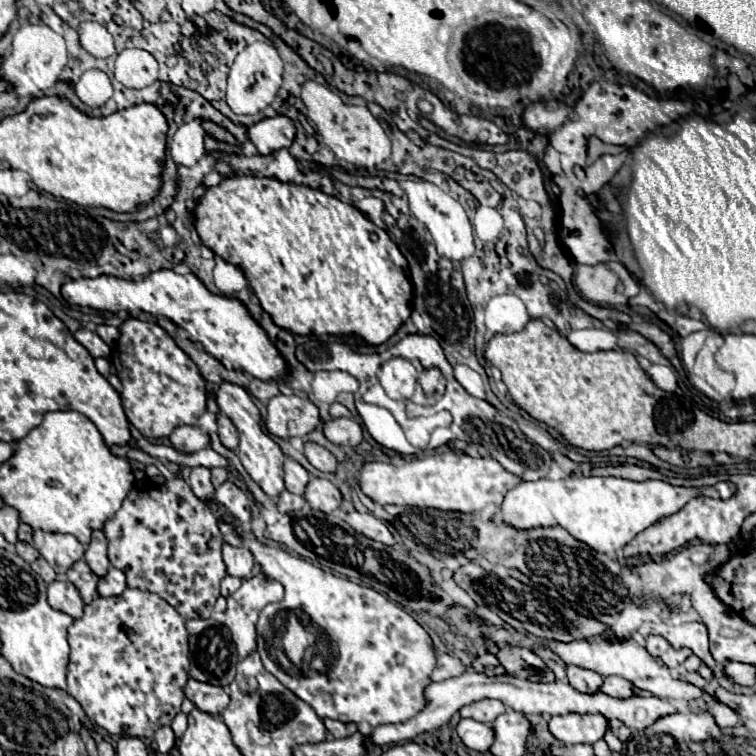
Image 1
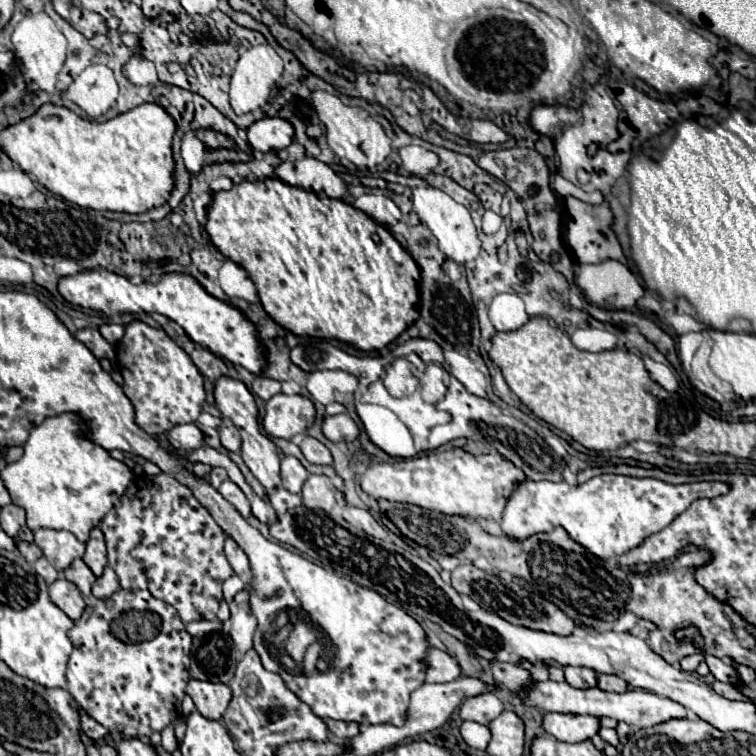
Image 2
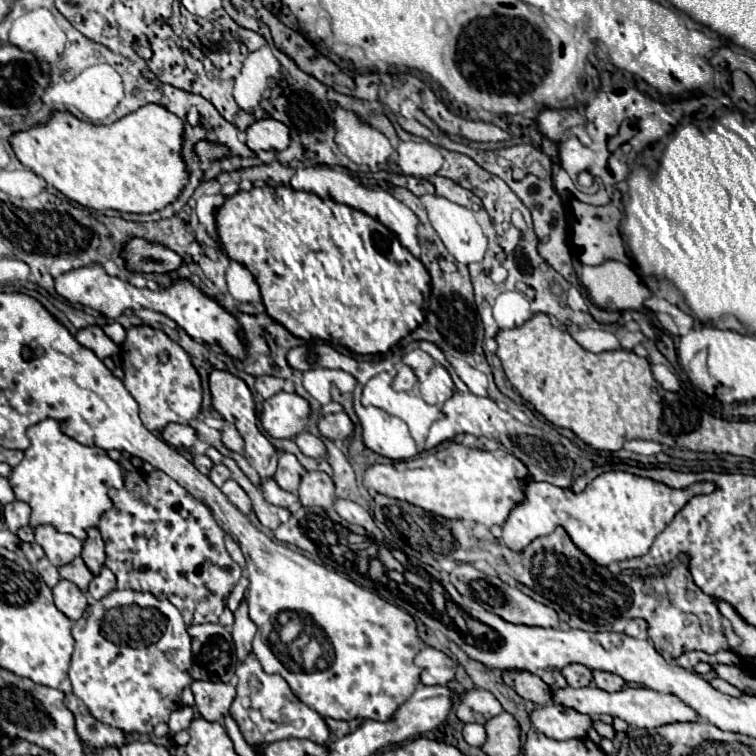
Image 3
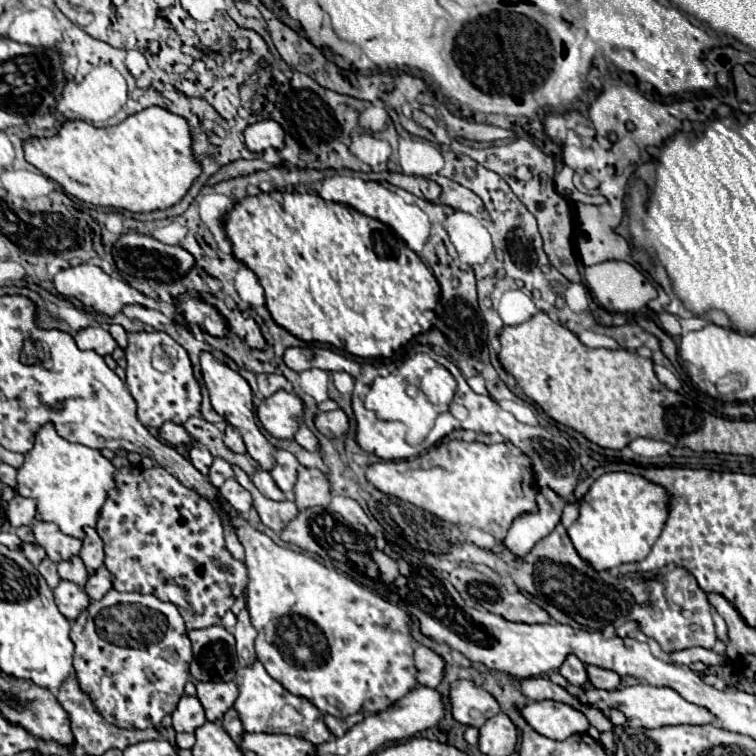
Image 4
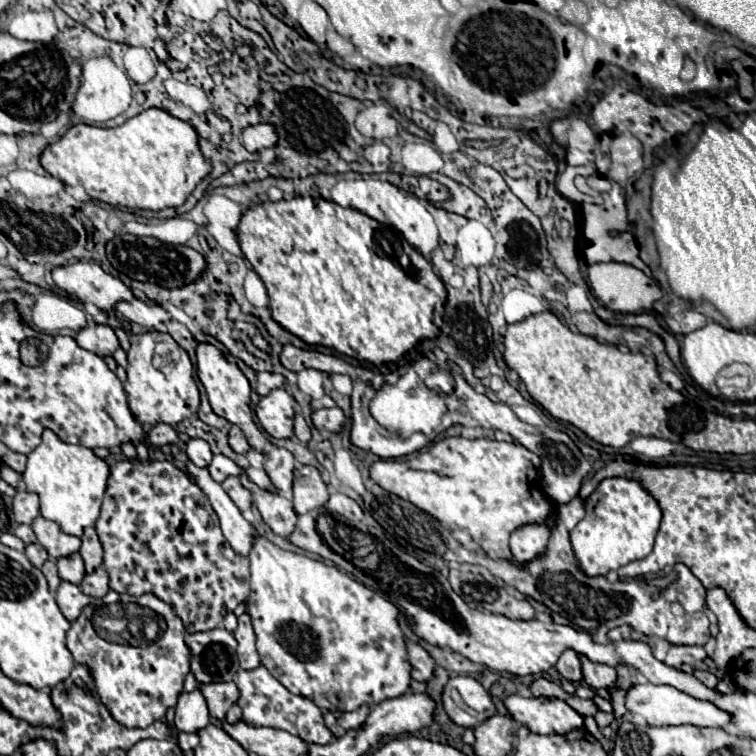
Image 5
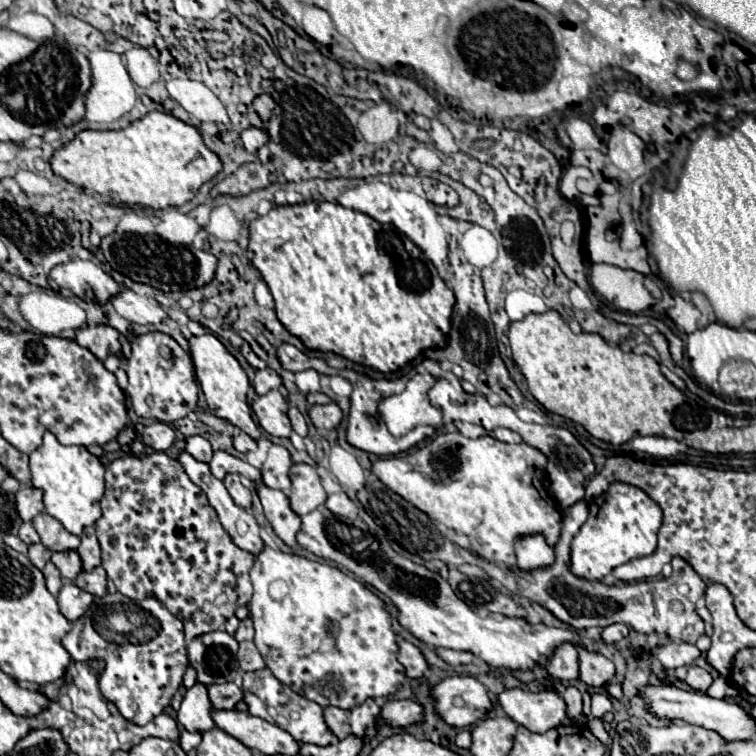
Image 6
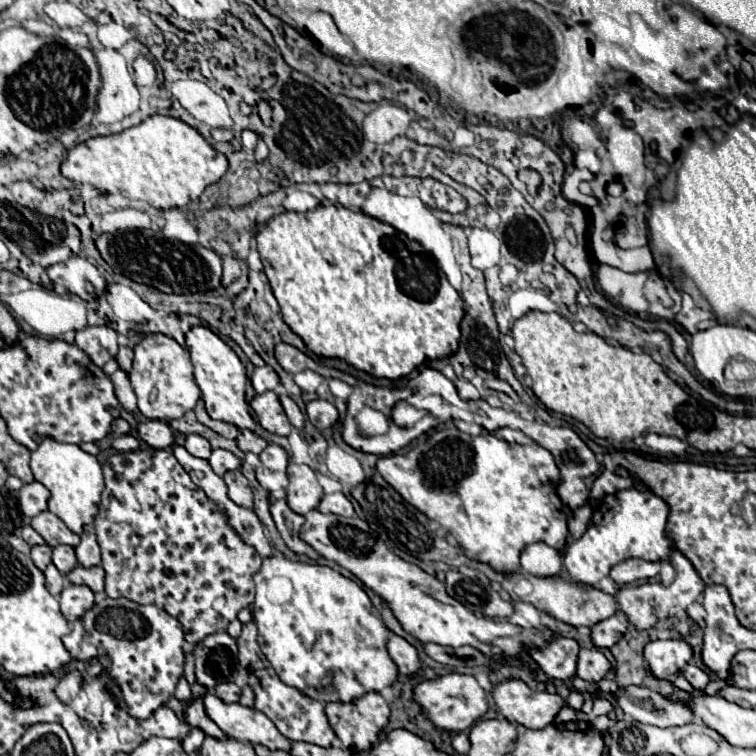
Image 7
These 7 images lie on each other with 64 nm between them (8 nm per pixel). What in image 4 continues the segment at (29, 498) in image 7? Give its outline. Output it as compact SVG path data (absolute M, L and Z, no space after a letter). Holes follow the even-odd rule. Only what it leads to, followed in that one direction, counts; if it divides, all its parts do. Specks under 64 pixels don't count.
M16 494L8 504L8 520L14 528L18 526L30 526L36 518L36 500L28 500L20 494Z

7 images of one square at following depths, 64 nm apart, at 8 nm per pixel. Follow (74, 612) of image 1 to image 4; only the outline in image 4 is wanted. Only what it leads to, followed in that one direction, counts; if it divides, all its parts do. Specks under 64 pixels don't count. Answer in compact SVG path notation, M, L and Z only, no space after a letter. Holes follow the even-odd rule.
M62 580L56 590L54 590L54 598L56 598L56 606L58 610L72 622L78 618L78 614L90 604L90 598L86 596L86 592L72 584L72 582L66 582Z

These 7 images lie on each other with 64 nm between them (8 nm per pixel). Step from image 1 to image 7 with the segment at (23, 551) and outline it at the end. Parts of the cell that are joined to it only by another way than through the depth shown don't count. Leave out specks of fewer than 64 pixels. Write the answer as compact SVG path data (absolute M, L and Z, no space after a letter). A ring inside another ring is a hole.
M44 544L44 546L34 546L34 548L32 548L32 560L34 560L34 564L36 564L40 570L44 570L44 568L52 562L52 548L50 548L48 544Z

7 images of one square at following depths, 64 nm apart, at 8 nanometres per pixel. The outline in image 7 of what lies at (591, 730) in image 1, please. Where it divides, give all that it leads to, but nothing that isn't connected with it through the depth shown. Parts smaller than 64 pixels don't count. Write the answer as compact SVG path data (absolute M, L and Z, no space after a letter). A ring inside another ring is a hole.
M504 680L494 684L492 698L498 712L526 728L544 728L554 722L564 700L558 694L532 692L522 680Z

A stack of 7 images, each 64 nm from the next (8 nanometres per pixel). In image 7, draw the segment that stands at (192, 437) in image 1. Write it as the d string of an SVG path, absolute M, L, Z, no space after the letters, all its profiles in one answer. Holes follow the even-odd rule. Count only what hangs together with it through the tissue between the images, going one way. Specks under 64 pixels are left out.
M146 420L136 426L140 440L144 440L152 448L168 448L174 444L174 434L168 422L162 420Z

